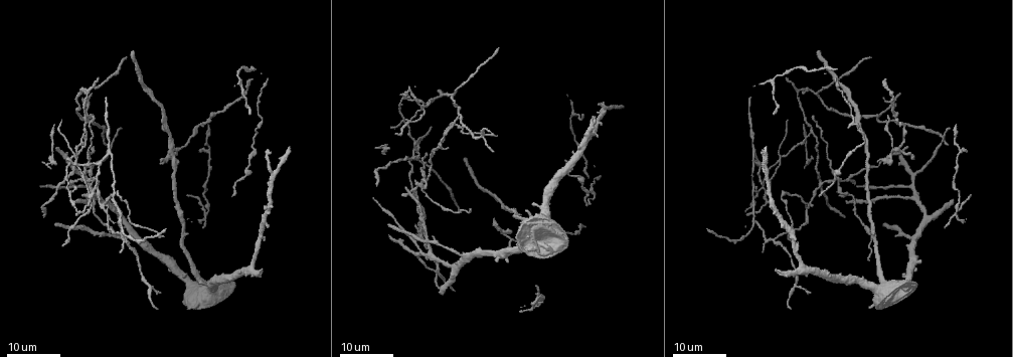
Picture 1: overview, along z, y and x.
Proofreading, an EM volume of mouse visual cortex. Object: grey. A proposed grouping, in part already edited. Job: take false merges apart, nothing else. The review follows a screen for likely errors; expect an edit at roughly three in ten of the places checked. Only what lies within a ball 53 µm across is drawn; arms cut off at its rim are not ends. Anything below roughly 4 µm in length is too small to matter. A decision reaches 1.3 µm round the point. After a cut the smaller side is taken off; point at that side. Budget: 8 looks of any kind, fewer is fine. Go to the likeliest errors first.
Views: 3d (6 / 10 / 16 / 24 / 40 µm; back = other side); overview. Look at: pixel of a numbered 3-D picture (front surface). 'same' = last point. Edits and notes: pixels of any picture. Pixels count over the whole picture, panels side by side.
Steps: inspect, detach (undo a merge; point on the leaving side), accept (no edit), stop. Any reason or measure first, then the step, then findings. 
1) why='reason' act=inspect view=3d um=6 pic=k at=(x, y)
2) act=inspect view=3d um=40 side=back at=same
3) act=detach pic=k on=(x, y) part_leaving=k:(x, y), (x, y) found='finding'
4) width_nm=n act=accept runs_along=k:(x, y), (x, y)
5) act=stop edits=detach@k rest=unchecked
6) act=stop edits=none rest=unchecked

why='four or more arms meet' act=inspect view=3d um=16 pic=1 at=(90, 184)

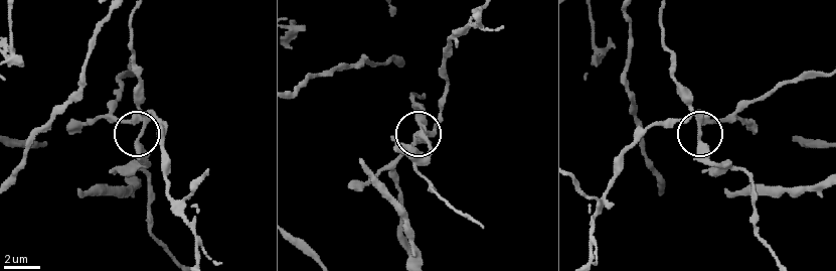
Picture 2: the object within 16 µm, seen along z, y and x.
act=inspect view=3d um=10 pic=2 at=(140, 130)

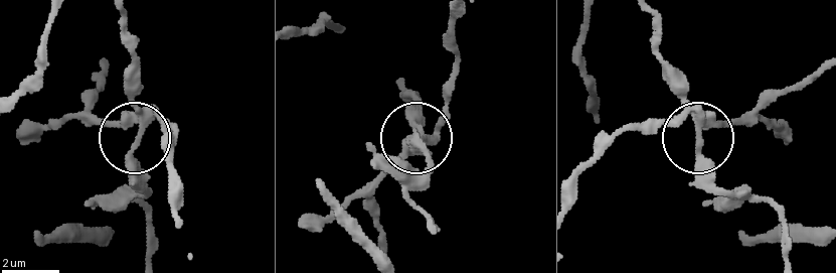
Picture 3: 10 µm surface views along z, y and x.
arms=4 act=detach pic=3 on=(139, 76) part_leaving=3:(141, 115), (127, 16) found='two cells meet here'

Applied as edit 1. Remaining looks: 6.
why='see it whole again' act=inspect view=overview

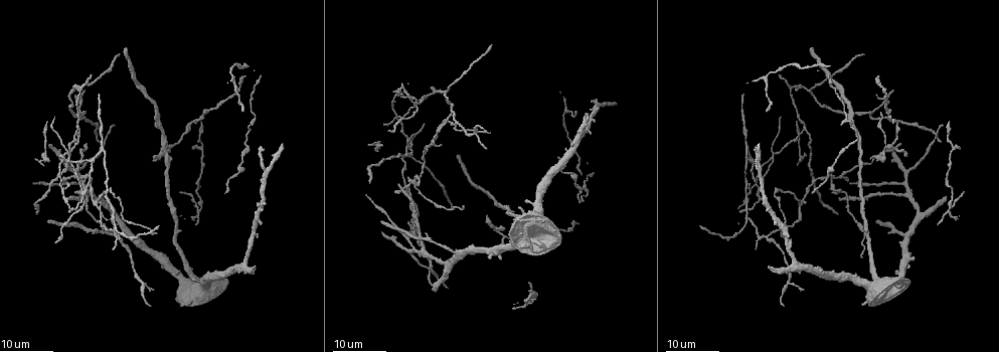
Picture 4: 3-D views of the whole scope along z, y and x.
why='four-way junction' act=inspect view=3d um=24 pic=4 at=(97, 203)

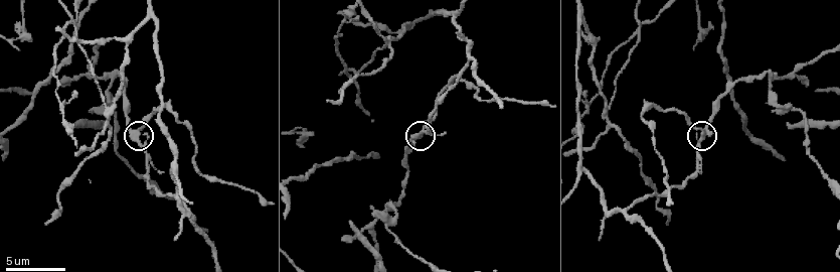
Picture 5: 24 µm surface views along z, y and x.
why='closer look' act=inspect view=3d um=10 pic=5 at=(136, 132)

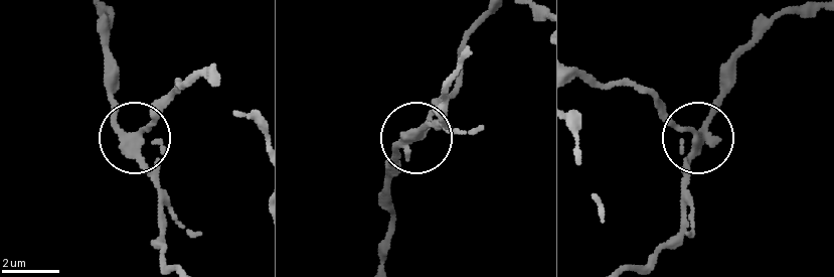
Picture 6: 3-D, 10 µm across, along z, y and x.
arms=4 act=accept runs_along=6:(462, 61), (445, 98), (445, 120), (422, 134), (450, 93) found='all the same cell'

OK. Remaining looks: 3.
why='branch point' act=inspect view=3d um=16 pic=4 at=(76, 127)

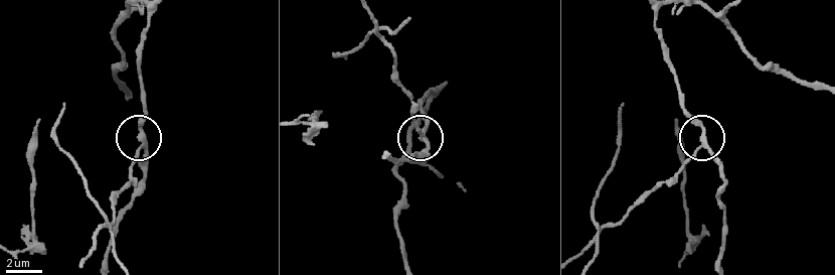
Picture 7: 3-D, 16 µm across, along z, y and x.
act=inspect view=3d um=6 pic=7 at=(141, 144)

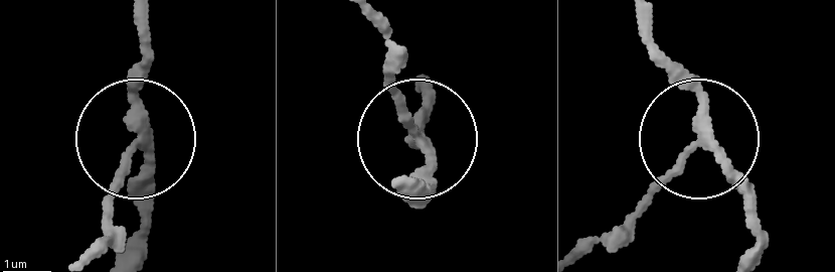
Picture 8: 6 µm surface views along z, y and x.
width_nm=210 act=accept runs_along=8:(144, 25), (132, 134), (144, 226) found='continuous, no second cell'

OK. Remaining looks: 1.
why='arms part here' act=inspect view=3d um=10 pic=5 at=(626, 210)

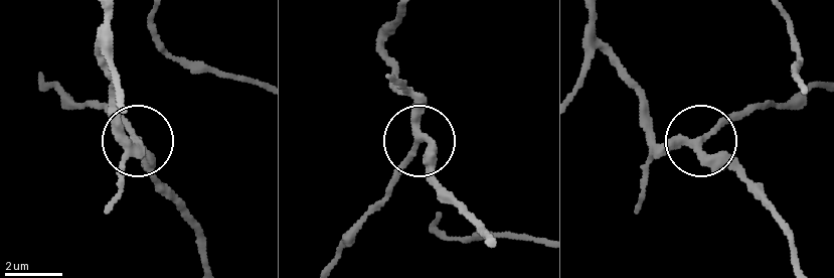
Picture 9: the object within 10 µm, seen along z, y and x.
arms=3 act=accept runs_along=9:(595, 19), (645, 128), (667, 142), (700, 144), (751, 190) found='one cell here'

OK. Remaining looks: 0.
act=stop edits=detach@3 rest=unchecked

